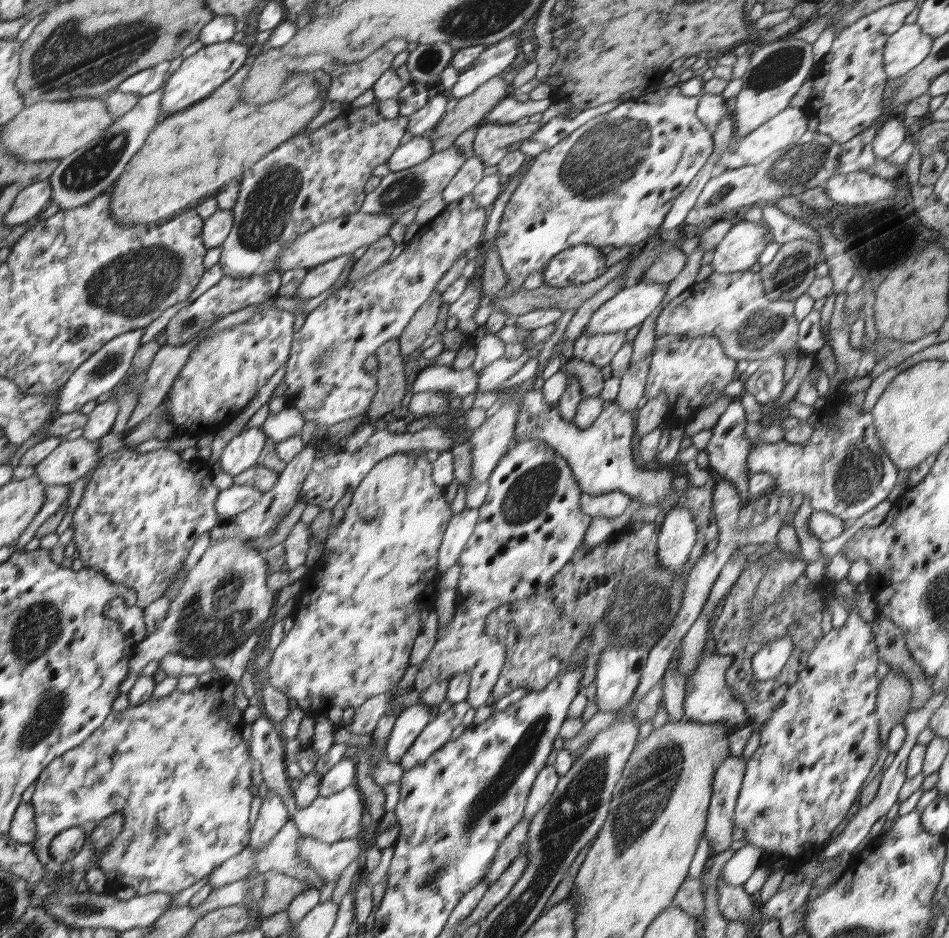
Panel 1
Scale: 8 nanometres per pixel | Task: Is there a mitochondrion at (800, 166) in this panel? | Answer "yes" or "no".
yes

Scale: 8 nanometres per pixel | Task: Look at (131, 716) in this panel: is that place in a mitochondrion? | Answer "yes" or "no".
no

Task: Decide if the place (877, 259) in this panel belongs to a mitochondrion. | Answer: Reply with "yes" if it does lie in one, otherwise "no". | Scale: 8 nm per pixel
yes

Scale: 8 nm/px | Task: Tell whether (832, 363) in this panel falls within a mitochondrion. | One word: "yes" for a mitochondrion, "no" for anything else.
no

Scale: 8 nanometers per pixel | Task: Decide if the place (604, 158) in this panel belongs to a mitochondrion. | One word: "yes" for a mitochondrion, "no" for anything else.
yes

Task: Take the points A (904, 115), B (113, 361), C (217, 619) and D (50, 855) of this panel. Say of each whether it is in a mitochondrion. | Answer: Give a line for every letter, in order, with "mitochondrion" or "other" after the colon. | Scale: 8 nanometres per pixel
A: other
B: mitochondrion
C: mitochondrion
D: other

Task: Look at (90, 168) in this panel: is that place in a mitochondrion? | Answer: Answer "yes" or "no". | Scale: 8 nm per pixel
yes

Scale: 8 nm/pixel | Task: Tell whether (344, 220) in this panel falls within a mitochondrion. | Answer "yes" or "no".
no

